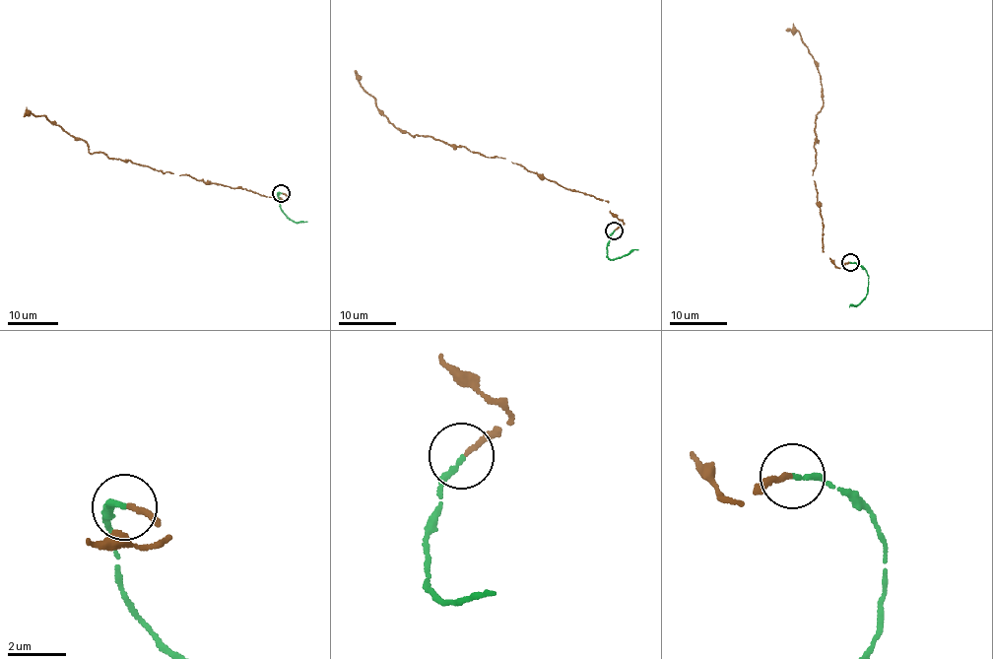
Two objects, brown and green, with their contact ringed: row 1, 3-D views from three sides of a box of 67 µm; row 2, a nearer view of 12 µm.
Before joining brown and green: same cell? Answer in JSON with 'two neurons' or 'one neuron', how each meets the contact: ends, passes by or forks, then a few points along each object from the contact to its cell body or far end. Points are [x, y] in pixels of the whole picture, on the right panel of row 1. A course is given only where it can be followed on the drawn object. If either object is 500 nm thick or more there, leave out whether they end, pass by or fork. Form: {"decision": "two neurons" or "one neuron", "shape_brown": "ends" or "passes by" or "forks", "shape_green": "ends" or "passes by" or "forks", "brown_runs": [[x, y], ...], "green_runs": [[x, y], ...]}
{"decision": "one neuron", "shape_brown": "ends", "shape_green": "ends", "brown_runs": [[850, 263], [838, 267], [822, 248], [812, 174], [824, 96], [808, 47], [797, 32], [786, 31]], "green_runs": [[850, 263], [867, 272], [868, 288], [858, 304], [849, 306]]}

